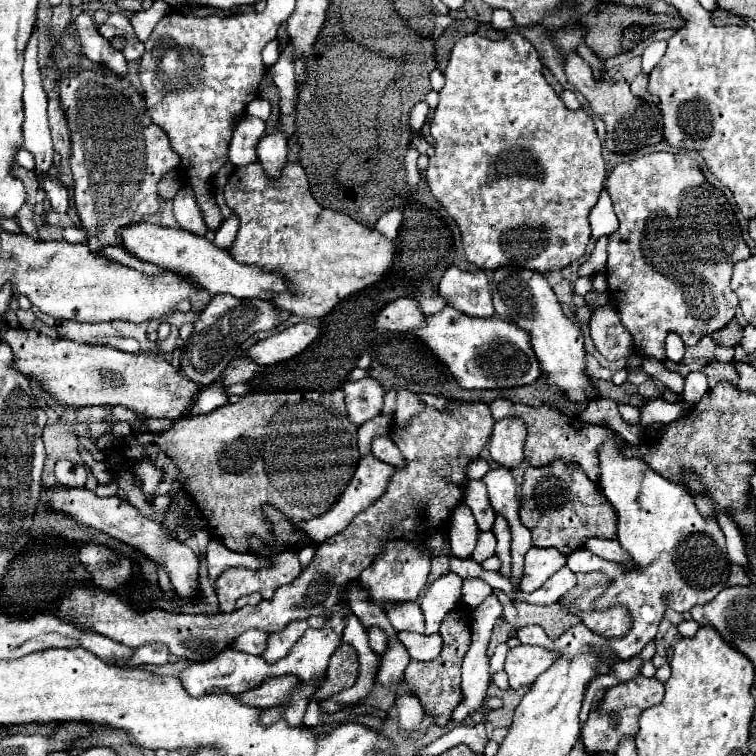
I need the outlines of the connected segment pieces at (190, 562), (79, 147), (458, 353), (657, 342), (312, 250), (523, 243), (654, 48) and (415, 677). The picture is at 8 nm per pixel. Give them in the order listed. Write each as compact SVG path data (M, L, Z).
M43 489L41 491L41 503L49 501L53 511L71 515L75 521L89 525L93 529L99 529L115 539L121 539L123 543L139 549L141 553L145 553L149 559L153 559L155 563L159 563L169 579L171 585L175 587L175 591L183 597L183 599L195 599L197 595L197 555L177 539L177 535L167 529L163 523L143 515L137 507L133 507L127 499L119 499L119 497L97 497L95 493L87 491L87 489L65 489L65 491L57 491L57 489Z
M103 67L101 71L79 71L79 73L69 71L69 73L59 81L59 85L61 85L61 107L63 107L63 111L67 113L69 129L71 129L71 141L73 141L71 171L73 171L73 181L75 181L75 185L73 185L73 189L75 189L75 197L73 197L73 199L75 199L75 207L77 207L77 213L79 213L79 217L81 217L81 225L83 225L83 229L87 231L87 241L85 241L85 245L91 249L91 253L103 255L103 249L105 249L107 245L119 245L119 247L123 247L123 245L119 243L119 227L135 225L135 223L139 223L145 215L151 215L151 213L157 213L157 211L159 211L159 203L157 203L157 199L159 199L159 195L157 195L157 183L163 179L165 173L173 171L173 169L179 165L179 155L175 155L175 153L171 151L169 139L167 139L165 131L163 131L161 127L157 127L157 125L151 121L151 117L149 117L147 111L145 111L145 99L131 87L131 83L129 83L125 77L119 77L119 75L115 75L115 73L109 73L107 67Z
M447 305L439 313L427 315L425 325L413 333L425 349L449 369L451 377L463 389L511 389L529 385L541 377L529 335L513 323L469 317Z
M651 153L651 155L645 155L645 157L633 159L629 163L619 163L619 165L613 167L613 171L611 171L609 179L607 179L607 193L609 193L611 201L613 201L613 211L615 211L617 219L619 219L619 231L609 237L609 259L607 259L607 271L605 271L607 295L617 307L621 325L633 337L633 351L639 353L641 357L653 357L657 361L665 361L667 359L665 357L665 337L669 333L677 333L683 339L685 347L693 347L693 345L699 343L701 337L723 329L733 319L735 307L739 303L737 295L729 287L731 269L733 269L733 265L737 261L747 259L751 253L749 253L749 247L745 245L745 241L741 237L741 229L739 229L739 223L737 223L737 217L733 213L731 203L727 201L727 197L717 187L707 183L699 163L693 157L683 155L683 153Z
M251 163L247 167L237 167L227 181L225 187L227 205L239 217L239 233L231 249L231 257L245 265L259 265L263 269L279 271L287 277L293 293L281 293L275 297L281 309L287 309L303 319L307 317L323 317L327 315L337 301L343 301L363 289L369 289L385 279L385 275L393 269L395 245L379 235L379 231L353 221L351 217L337 213L333 209L321 207L315 197L309 193L307 175L301 165L287 163L283 175L275 181L267 179L261 163Z
M519 33L507 35L503 41L491 41L479 35L467 35L461 37L449 57L447 69L443 71L445 85L439 91L439 105L435 109L433 121L431 121L431 137L435 139L435 155L429 159L427 165L427 183L431 187L431 193L441 201L441 205L447 209L447 213L457 221L463 237L463 251L467 255L467 261L475 263L479 269L499 269L499 267L519 267L539 273L549 271L561 271L563 267L577 261L591 239L591 227L589 227L589 213L597 205L599 193L603 189L605 181L605 159L601 153L601 139L597 135L595 123L591 115L583 109L571 111L563 105L559 95L553 91L553 87L543 77L543 65L535 51L535 47L523 39Z
M653 41L641 55L641 59L643 59L643 73L649 75L653 71L653 67L659 63L659 59L663 57L663 53L665 53L665 41Z
M459 609L455 613L449 613L441 623L441 637L443 637L443 649L439 657L435 657L429 663L409 663L405 671L405 679L411 685L411 691L421 699L423 707L427 707L433 713L433 719L437 725L447 725L451 721L451 713L457 707L461 699L461 661L471 645L471 631L469 631L469 617L467 611Z

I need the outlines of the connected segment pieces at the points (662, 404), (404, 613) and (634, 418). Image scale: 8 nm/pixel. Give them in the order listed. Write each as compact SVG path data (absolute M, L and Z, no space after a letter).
M647 399L647 405L641 409L641 425L651 423L673 423L687 415L689 405L685 403L667 403L665 399Z
M399 603L387 607L387 617L395 631L415 631L425 633L425 621L423 613L417 603Z
M617 405L617 409L625 423L639 423L639 409L635 409L631 405Z

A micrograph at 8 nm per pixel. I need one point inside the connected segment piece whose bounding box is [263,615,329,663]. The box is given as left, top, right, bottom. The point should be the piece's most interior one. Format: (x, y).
(278, 646)

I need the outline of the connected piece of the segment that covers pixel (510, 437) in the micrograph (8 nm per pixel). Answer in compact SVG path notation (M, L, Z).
M507 417L495 423L493 435L489 439L489 453L495 463L507 469L519 467L523 461L523 443L527 431L519 417Z

